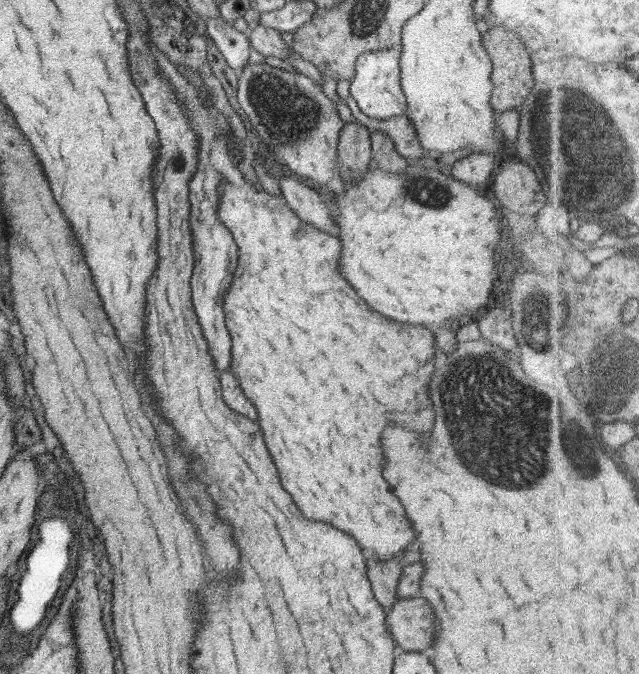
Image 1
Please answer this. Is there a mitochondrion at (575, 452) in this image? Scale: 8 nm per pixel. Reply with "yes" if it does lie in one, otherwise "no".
yes

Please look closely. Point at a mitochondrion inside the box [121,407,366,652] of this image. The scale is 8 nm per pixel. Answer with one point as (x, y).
(191, 497)

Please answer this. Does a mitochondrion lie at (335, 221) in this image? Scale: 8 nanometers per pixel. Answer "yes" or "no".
no

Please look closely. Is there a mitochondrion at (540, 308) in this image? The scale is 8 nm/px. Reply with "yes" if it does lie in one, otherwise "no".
yes

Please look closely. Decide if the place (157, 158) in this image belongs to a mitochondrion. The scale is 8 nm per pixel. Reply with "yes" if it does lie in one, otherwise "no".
no

